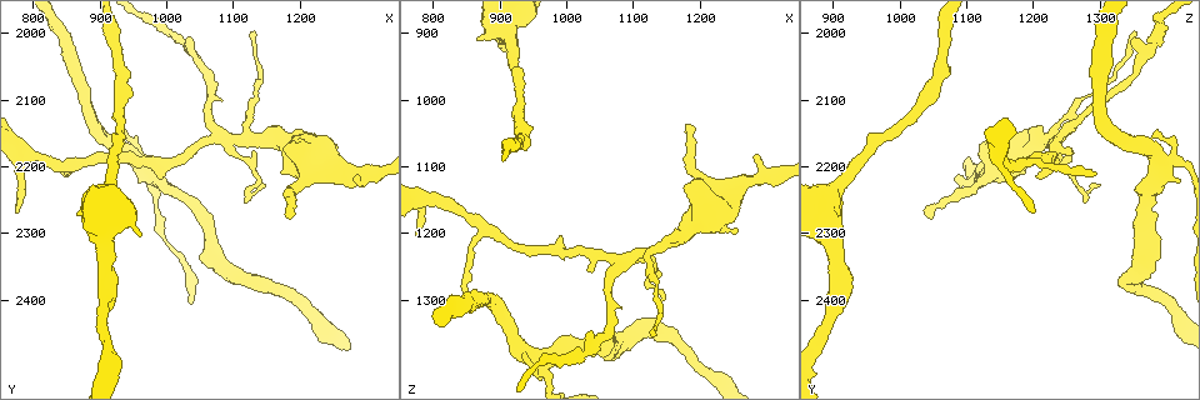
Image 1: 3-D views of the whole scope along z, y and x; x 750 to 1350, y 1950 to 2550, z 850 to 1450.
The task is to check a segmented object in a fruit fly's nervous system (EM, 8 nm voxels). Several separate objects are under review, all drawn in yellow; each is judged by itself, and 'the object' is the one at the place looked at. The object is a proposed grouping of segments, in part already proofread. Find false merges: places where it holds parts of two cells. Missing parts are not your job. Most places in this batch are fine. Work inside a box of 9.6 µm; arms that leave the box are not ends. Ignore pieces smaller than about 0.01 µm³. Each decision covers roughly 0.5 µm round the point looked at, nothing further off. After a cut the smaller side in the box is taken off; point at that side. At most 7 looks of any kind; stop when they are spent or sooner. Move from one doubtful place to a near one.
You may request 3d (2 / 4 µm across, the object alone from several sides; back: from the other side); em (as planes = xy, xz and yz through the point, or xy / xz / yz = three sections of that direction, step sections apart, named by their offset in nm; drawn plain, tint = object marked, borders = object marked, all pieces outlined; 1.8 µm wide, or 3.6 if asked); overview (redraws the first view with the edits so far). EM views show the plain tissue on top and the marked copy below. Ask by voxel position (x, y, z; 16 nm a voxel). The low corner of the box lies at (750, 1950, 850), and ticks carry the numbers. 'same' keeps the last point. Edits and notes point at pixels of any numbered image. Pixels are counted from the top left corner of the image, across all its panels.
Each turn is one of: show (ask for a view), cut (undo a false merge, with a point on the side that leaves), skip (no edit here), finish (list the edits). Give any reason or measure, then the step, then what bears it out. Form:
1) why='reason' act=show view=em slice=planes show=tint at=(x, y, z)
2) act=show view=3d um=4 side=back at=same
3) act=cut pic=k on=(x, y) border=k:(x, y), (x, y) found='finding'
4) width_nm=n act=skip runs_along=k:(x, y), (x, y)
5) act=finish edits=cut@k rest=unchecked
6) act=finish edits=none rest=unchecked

why='thick turns thin' act=show view=em slice=planes show=tint at=(905, 2255, 890)

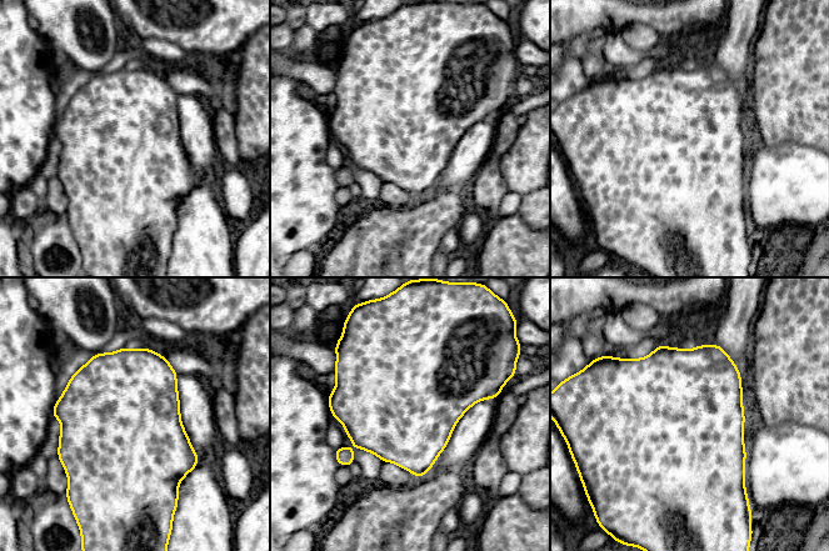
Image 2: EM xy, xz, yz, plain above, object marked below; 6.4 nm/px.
act=skip found='continuous, no second cell'

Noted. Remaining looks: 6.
why='abrupt turn' act=show view=em slice=planes show=tint at=(965, 2205, 1390)

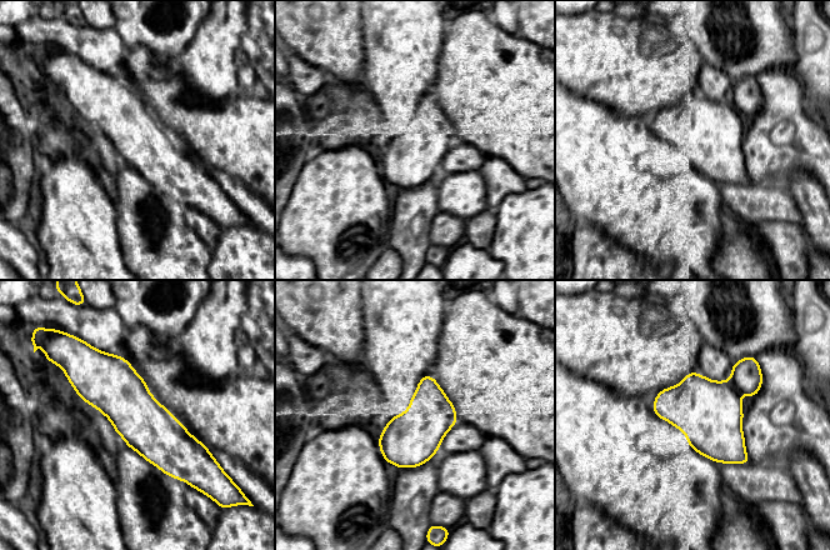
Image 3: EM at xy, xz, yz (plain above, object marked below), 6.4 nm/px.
act=cut pic=3 on=(746, 375) border=3:(730, 379), (740, 393) found='a second cell is stuck on'

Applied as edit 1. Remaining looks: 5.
why='see it whole again' act=show view=overview

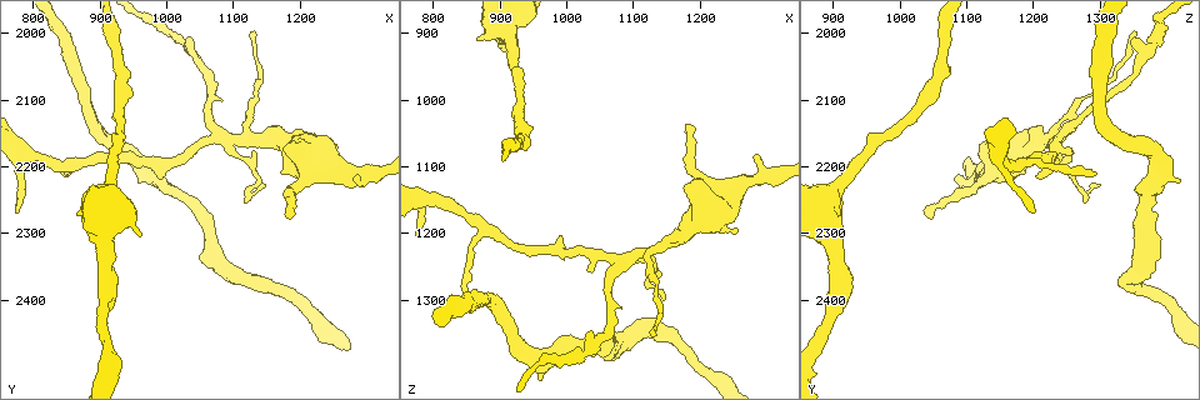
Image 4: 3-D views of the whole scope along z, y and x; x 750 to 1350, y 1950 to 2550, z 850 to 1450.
why='four-way junction' act=show view=em slice=planes show=tint at=(1085, 2155, 1240)

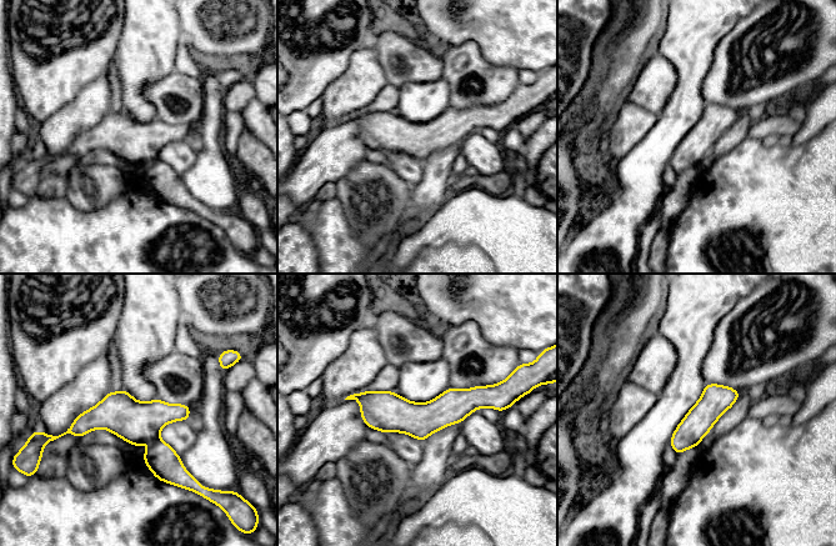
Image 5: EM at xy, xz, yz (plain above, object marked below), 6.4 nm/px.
width_nm=190 act=skip runs_along=5:(356, 396), (389, 412), (491, 400) found='all the same cell'

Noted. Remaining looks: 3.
act=finish edits=cut@3 rest=unchecked

